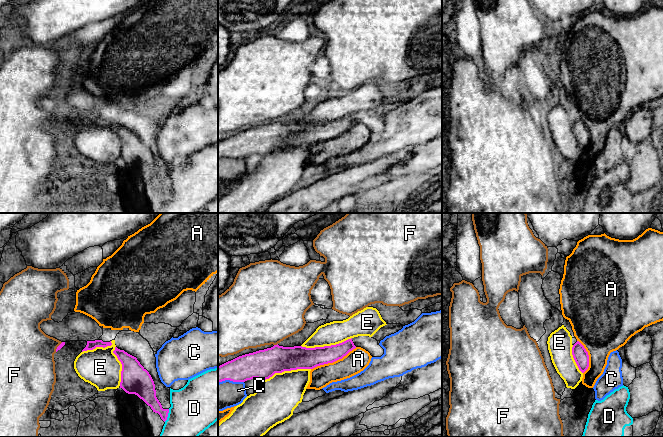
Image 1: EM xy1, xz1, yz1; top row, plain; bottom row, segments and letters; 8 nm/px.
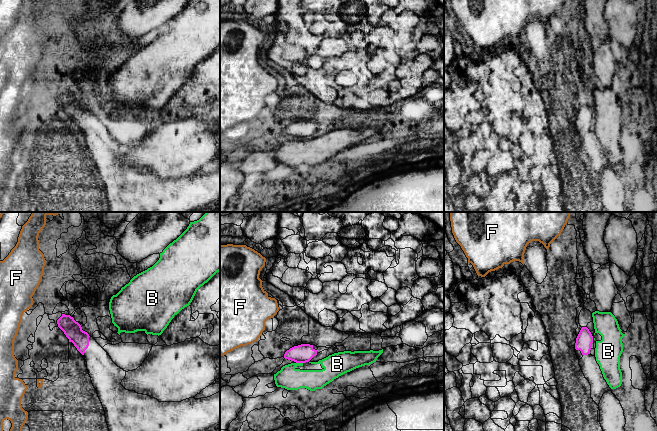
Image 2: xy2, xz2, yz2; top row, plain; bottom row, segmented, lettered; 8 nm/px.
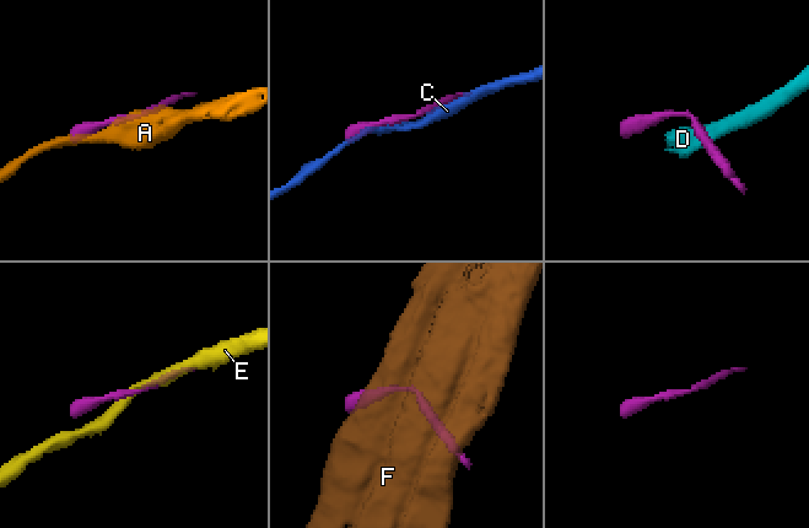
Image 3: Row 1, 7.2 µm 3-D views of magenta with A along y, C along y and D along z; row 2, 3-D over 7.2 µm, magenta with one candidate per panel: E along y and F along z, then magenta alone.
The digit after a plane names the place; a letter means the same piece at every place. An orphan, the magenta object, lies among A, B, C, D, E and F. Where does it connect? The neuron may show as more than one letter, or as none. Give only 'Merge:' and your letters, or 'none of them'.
Merge: none of them

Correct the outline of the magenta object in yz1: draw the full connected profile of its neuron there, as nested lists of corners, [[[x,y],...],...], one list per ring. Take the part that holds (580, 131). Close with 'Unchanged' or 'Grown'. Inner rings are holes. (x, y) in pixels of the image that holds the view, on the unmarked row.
[[[579,117],[573,121],[572,131],[579,146],[584,149],[589,143],[589,131],[584,122]]]. Unchanged

